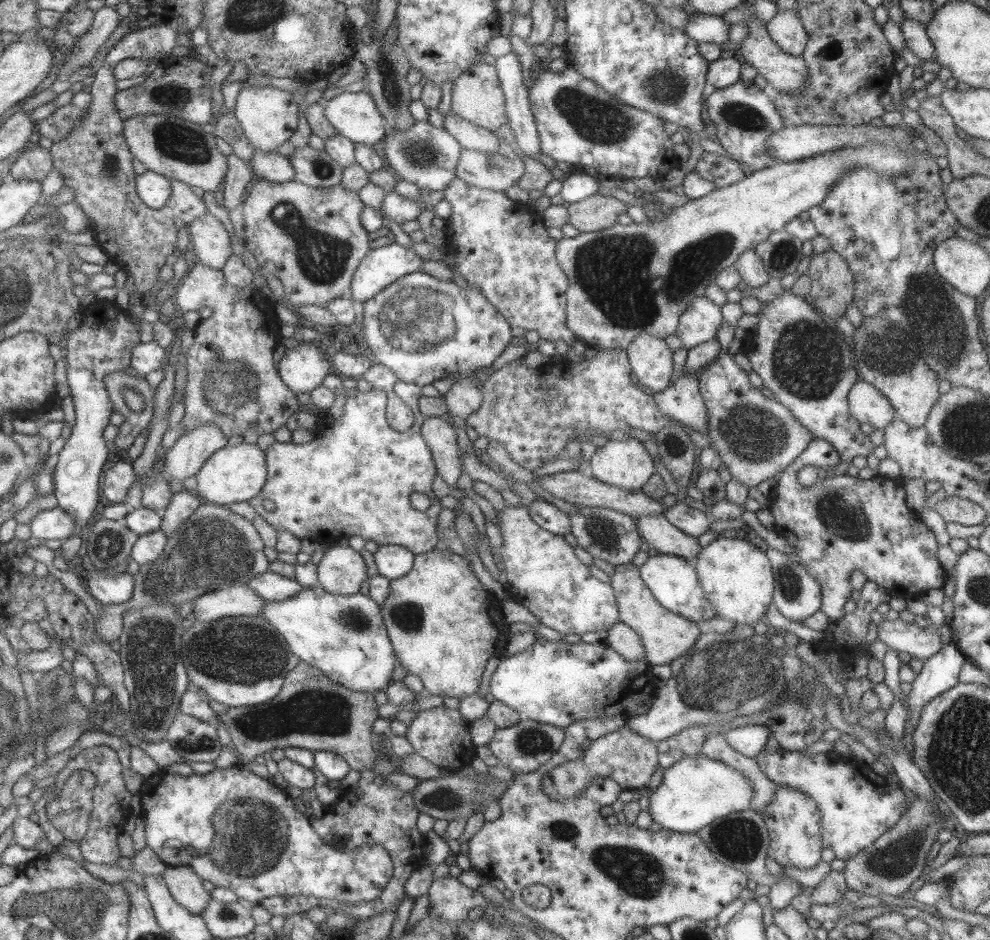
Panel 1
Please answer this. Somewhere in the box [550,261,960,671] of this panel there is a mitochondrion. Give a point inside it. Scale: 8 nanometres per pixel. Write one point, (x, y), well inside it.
(807, 362)

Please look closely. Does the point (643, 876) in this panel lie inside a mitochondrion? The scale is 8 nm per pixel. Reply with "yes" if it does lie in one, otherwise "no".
yes

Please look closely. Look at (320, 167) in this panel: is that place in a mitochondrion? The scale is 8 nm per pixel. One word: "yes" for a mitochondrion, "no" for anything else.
yes

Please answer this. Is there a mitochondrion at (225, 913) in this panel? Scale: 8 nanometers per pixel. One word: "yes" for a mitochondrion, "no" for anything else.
yes

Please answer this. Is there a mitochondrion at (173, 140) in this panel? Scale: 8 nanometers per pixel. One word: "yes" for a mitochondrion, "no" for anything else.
yes

